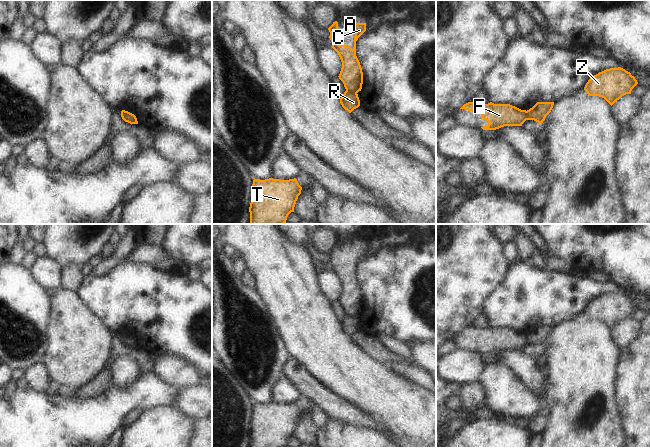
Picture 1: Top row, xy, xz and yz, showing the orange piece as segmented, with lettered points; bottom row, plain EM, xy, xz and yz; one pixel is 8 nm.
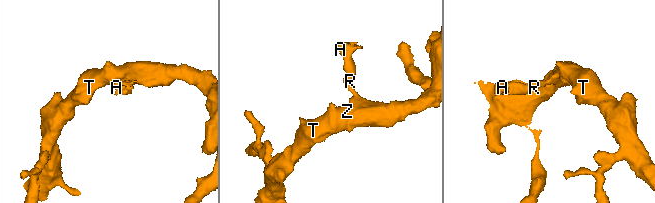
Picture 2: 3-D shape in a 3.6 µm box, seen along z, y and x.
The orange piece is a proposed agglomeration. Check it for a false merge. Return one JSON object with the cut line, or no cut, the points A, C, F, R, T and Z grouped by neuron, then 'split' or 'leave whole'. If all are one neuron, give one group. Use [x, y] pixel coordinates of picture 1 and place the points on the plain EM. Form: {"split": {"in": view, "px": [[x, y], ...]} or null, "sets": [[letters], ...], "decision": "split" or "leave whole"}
{"split": {"in": "xz", "px": [[346, 314], [356, 317]]}, "sets": [["A", "C", "F"], ["R", "T", "Z"]], "decision": "split"}

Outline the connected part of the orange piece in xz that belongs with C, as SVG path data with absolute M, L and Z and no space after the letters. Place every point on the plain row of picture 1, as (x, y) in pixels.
M335 245L328 252L330 256L330 264L332 272L338 277L342 292L339 303L343 306L346 315L358 317L362 313L363 296L360 286L356 280L356 265L366 255L366 247L352 247L351 255L355 257L354 271L351 272L345 268L338 268L338 246Z

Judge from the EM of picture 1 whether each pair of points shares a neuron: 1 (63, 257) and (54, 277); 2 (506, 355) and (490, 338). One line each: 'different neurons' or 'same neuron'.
1: different neurons
2: different neurons

